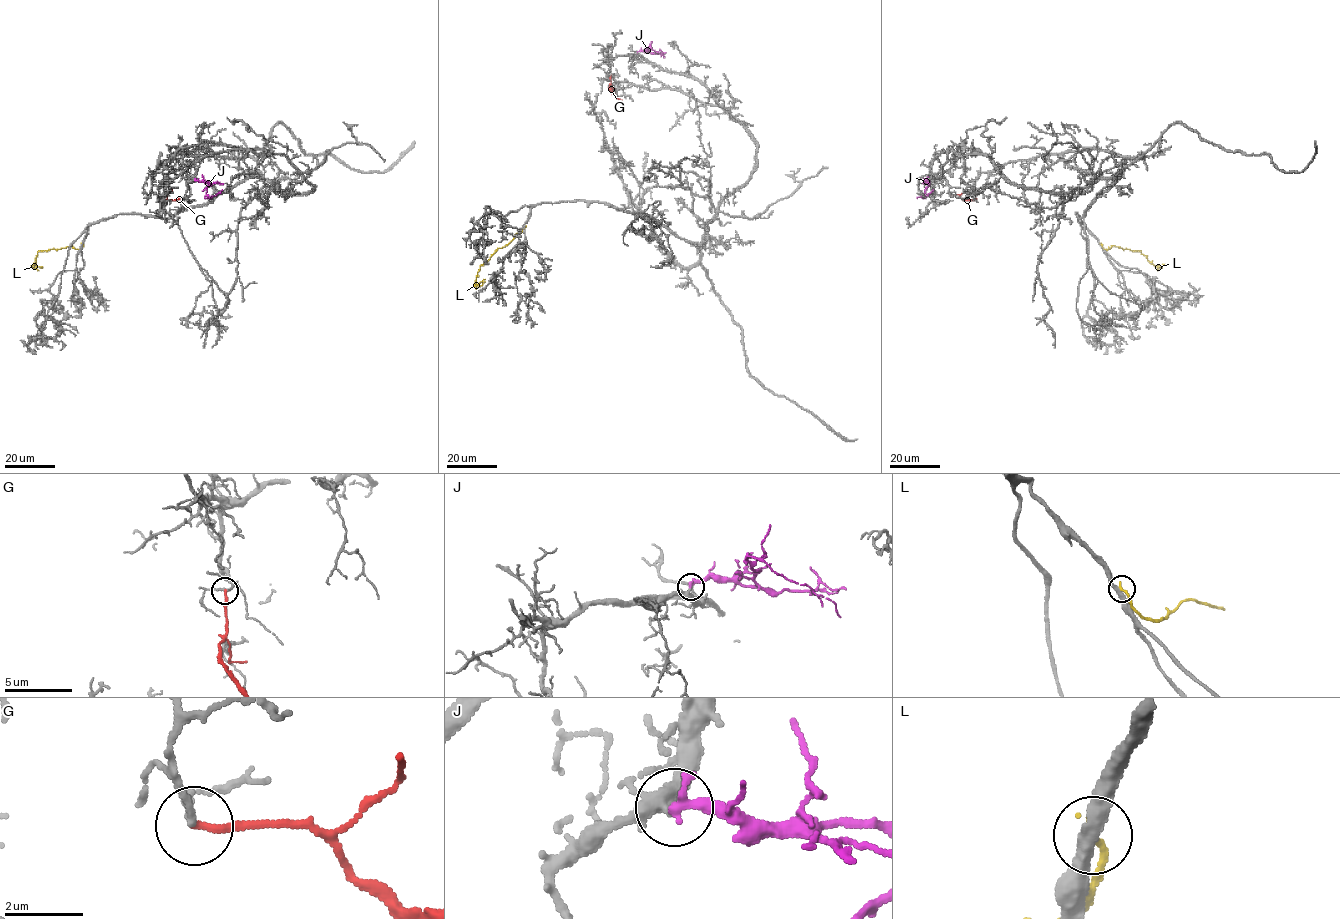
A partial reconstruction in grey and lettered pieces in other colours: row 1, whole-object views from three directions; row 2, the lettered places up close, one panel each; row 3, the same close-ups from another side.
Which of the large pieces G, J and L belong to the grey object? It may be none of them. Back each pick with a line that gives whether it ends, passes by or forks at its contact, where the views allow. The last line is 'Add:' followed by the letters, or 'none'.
J: it passes by
Add: J

